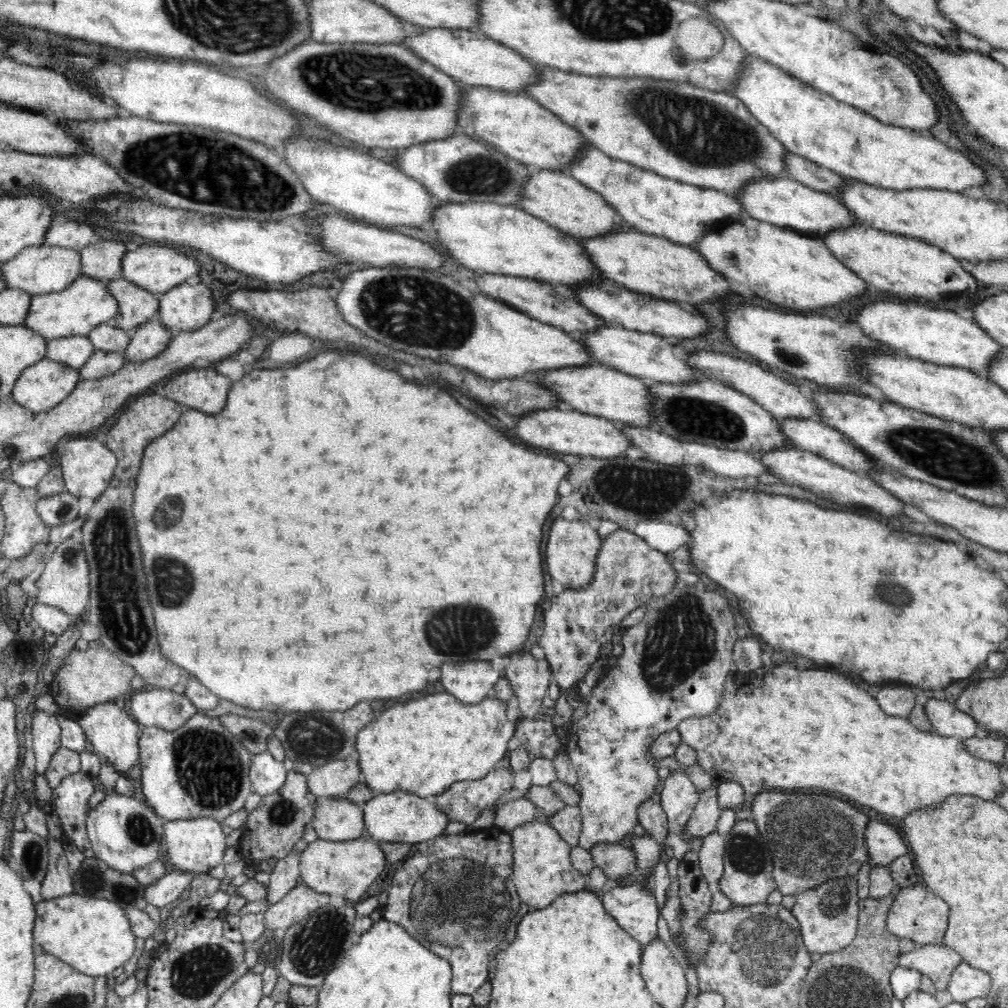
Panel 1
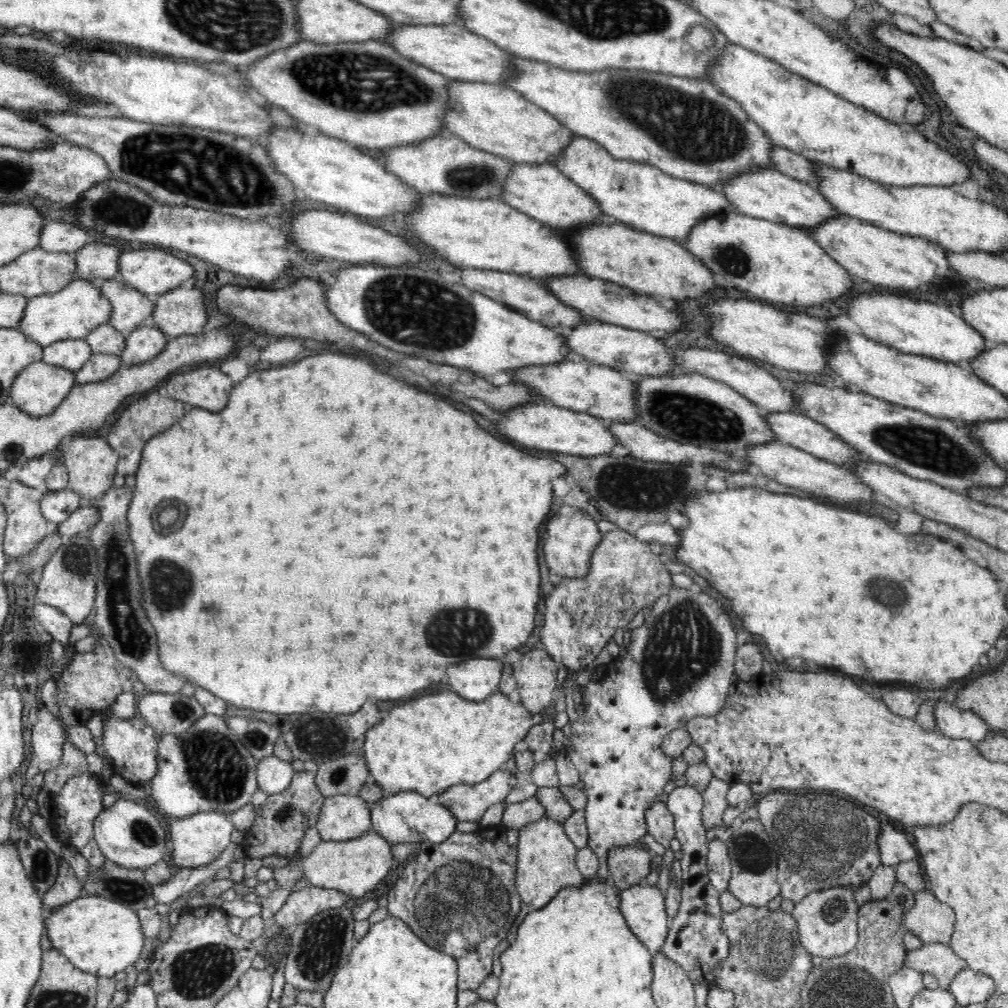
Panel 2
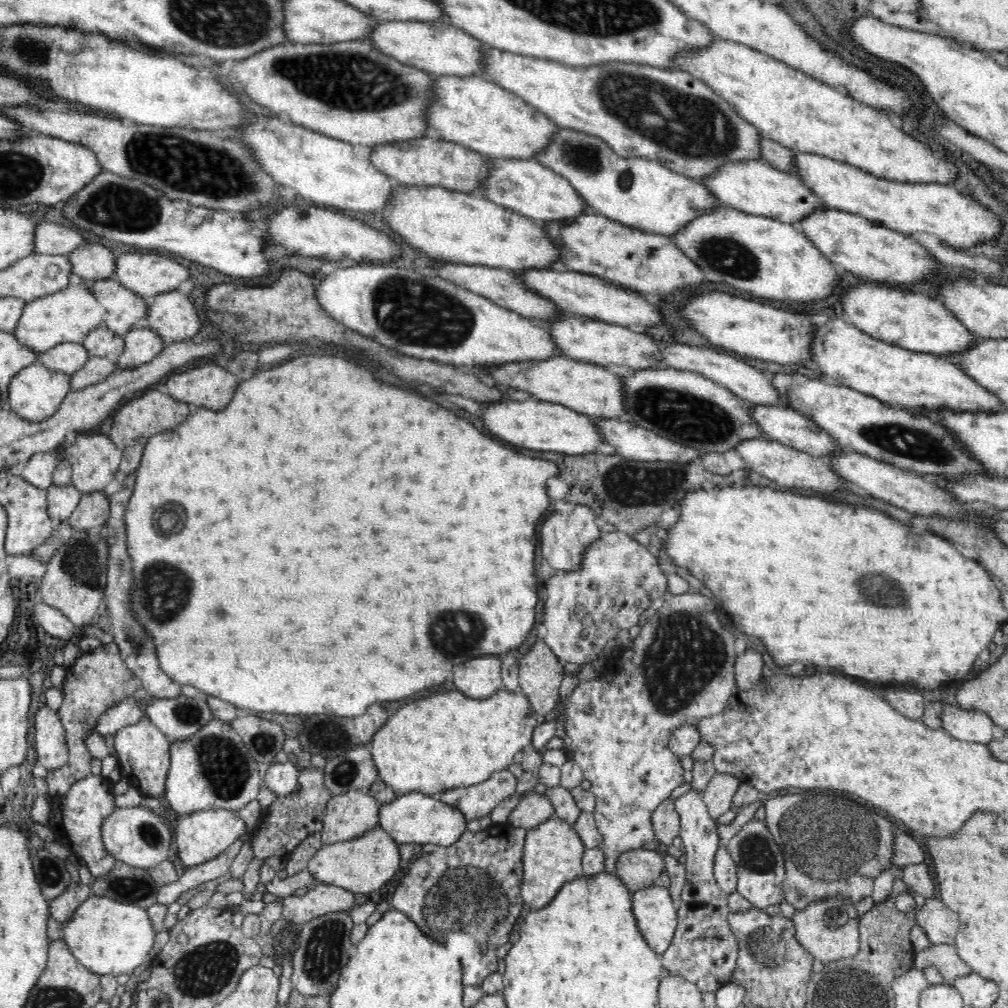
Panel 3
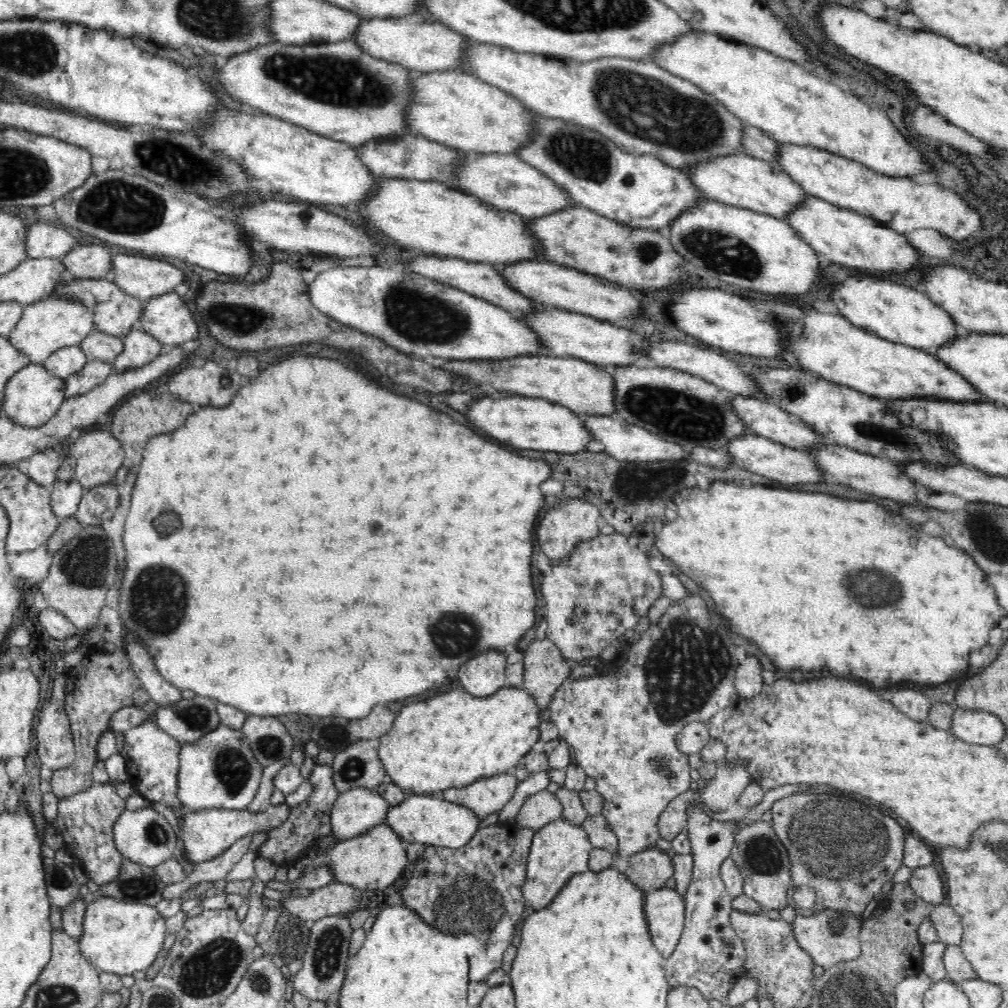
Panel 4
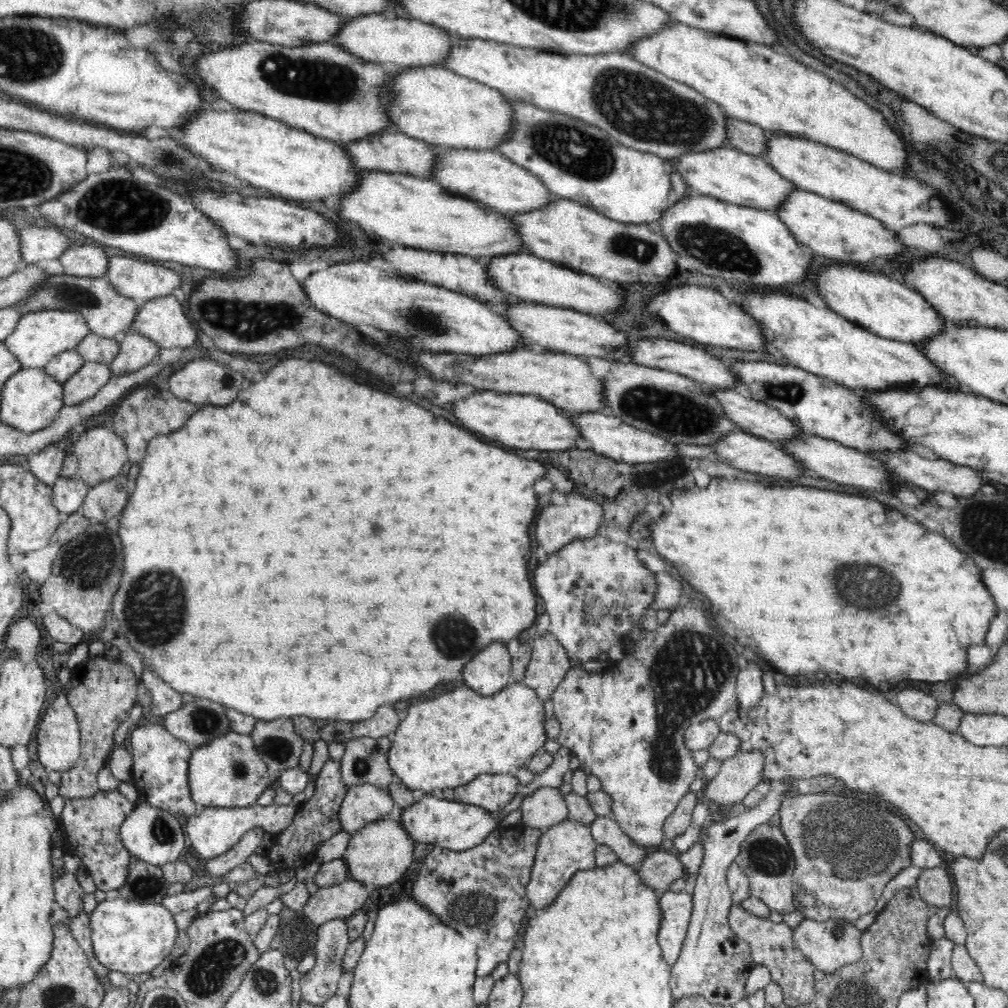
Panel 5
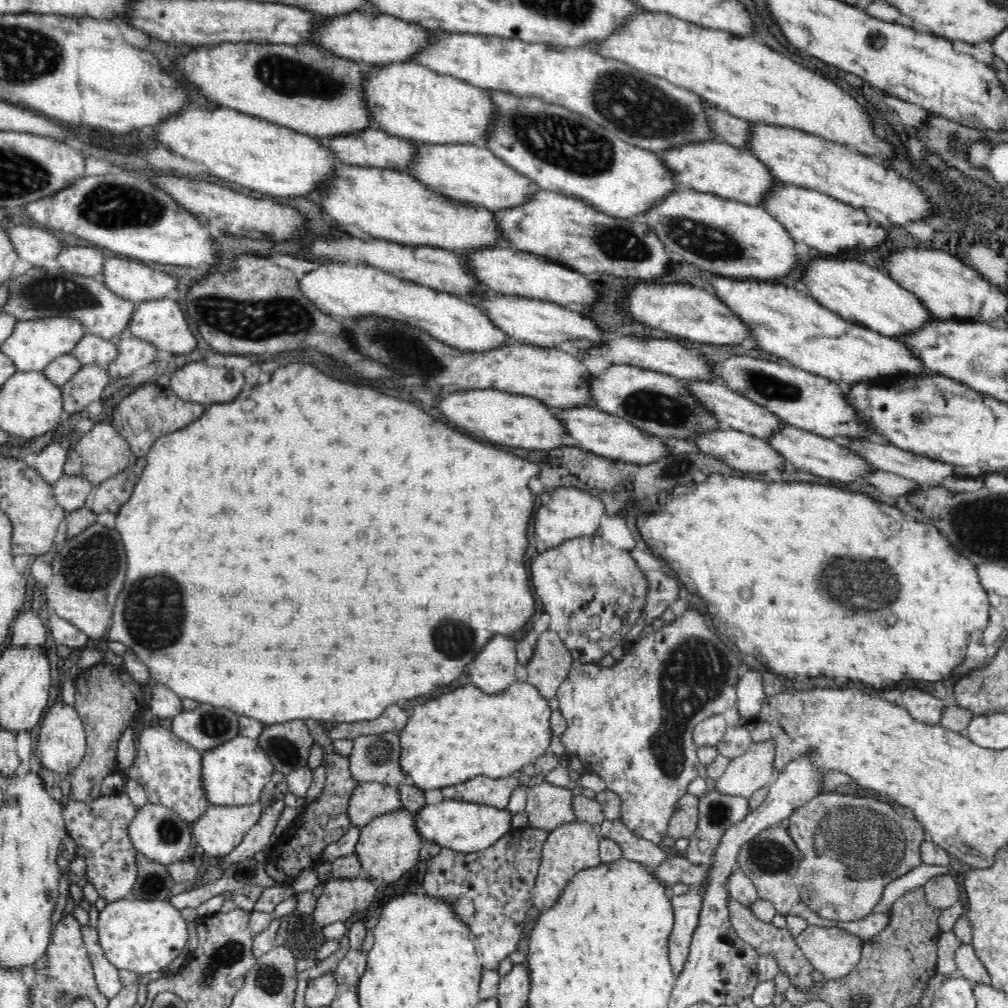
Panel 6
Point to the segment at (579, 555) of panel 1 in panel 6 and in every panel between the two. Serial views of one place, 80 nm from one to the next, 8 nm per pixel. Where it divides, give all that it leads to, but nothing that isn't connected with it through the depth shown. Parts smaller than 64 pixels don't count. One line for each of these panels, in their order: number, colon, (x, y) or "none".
2: (571, 541)
3: (563, 537)
4: (561, 529)
5: (579, 517)
6: (571, 512)

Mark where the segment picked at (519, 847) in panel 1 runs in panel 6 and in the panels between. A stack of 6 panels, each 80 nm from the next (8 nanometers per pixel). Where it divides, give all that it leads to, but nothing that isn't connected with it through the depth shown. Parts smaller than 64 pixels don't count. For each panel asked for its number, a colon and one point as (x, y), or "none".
2: (546, 863)
3: (552, 854)
4: (559, 850)
5: (568, 847)
6: (572, 847)

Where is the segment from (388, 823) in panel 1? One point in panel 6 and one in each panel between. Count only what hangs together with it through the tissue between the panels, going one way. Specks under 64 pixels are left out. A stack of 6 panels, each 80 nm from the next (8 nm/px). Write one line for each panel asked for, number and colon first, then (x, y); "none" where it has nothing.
2: (407, 817)
3: (413, 818)
4: (423, 819)
5: (456, 826)
6: (465, 827)

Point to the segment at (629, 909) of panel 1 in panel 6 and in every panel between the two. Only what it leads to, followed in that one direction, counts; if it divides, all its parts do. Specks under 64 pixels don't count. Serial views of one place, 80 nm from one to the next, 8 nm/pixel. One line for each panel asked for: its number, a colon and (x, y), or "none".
2: (642, 907)
3: (657, 917)
4: (662, 908)
5: (676, 907)
6: (684, 908)

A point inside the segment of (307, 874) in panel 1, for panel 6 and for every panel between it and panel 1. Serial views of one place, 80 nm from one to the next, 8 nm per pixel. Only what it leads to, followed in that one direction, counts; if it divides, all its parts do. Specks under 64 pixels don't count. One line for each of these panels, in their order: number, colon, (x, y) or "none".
2: (354, 867)
3: (365, 864)
4: (373, 860)
5: (380, 853)
6: (388, 847)

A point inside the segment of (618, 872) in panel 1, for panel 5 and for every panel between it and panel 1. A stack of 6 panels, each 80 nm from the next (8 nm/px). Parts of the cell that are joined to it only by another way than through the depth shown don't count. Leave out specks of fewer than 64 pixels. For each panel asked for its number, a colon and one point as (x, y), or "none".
2: (628, 866)
3: (640, 868)
4: (650, 869)
5: (659, 869)

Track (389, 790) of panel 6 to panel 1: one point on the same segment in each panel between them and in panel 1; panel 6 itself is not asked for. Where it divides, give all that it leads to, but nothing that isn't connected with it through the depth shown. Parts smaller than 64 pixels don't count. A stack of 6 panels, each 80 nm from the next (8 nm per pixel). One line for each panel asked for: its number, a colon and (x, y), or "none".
1: (337, 819)
2: (344, 817)
3: (350, 815)
4: (356, 811)
5: (363, 804)

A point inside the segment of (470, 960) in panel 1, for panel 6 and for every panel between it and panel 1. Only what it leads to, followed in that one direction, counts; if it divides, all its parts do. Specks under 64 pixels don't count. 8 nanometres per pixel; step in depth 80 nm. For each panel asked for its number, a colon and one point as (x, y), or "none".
2: (447, 888)
3: (471, 888)
4: (476, 891)
5: (480, 892)
6: (490, 889)

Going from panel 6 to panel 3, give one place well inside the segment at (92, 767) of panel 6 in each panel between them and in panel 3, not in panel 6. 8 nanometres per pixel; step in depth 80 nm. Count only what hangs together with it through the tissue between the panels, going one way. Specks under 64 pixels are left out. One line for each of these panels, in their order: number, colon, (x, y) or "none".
3: (99, 680)
4: (101, 683)
5: (103, 691)

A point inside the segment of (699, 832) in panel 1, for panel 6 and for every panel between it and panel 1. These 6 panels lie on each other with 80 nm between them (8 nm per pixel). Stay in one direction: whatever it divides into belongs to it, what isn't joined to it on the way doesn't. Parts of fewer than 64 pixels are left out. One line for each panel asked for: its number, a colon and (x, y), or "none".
2: (714, 796)
3: (720, 790)
4: (724, 789)
5: (739, 774)
6: (744, 774)

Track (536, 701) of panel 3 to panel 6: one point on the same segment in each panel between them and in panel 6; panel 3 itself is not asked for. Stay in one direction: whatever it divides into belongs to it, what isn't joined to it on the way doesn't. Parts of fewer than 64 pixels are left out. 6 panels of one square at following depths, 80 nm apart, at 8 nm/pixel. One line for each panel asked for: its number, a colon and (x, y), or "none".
4: (544, 670)
5: (549, 663)
6: (551, 661)

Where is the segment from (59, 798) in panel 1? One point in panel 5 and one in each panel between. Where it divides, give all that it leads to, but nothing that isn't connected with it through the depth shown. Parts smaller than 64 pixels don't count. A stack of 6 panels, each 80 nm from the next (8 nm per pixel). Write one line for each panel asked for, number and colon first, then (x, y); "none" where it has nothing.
2: (75, 807)
3: (78, 813)
4: (84, 819)
5: (89, 826)

